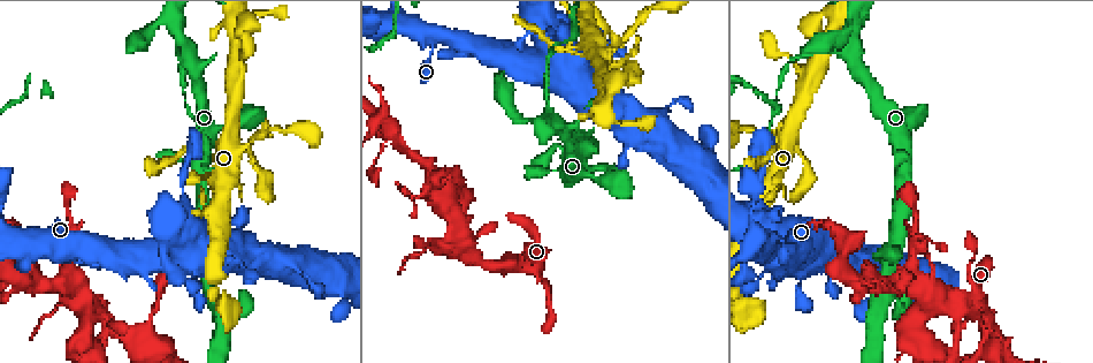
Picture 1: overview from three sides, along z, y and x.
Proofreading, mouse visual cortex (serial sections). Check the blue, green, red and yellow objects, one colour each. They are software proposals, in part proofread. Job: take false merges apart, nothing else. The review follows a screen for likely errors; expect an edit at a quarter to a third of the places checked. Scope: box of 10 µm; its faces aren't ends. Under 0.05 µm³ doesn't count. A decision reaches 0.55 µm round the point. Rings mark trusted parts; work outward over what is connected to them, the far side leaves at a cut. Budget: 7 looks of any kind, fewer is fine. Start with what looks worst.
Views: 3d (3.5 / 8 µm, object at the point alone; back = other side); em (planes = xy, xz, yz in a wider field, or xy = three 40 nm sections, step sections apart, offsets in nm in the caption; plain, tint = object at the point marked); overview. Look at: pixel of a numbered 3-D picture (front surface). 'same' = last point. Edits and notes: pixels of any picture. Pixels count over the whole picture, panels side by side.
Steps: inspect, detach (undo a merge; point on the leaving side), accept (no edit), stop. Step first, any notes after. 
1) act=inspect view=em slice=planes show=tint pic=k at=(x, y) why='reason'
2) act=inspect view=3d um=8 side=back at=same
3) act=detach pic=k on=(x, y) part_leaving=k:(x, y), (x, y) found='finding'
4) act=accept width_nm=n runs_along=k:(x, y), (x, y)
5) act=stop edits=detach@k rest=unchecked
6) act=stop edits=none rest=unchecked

act=inspect view=3d um=3.5 pic=1 at=(514, 262) why='narrows sharply'

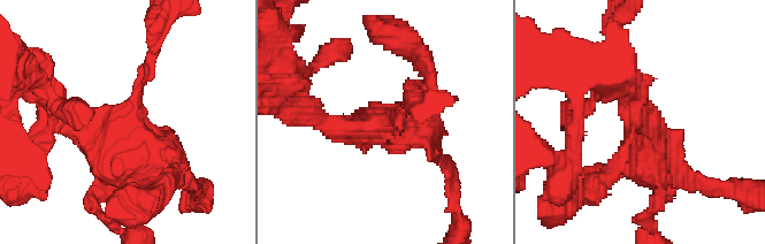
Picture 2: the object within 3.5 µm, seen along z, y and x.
act=inspect view=em slice=xy step=5 show=tint pic=2 at=(389, 121) why='now the EM'

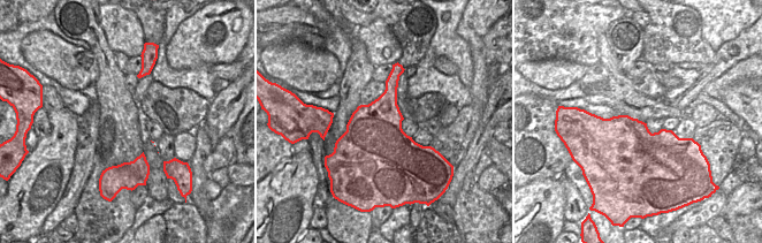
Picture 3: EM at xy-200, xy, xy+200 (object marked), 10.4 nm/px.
act=inspect view=em slice=planes show=tint at=same

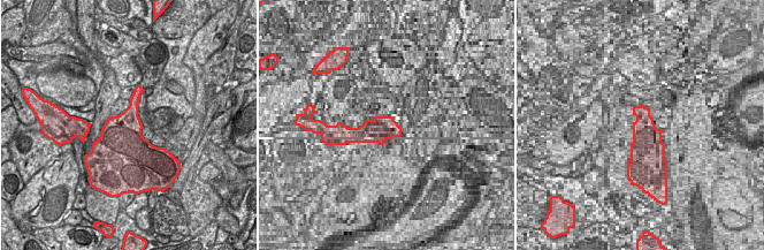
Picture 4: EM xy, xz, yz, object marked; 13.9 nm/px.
act=accept runs_along=2:(158, 42), (115, 120), (62, 109) found='continuous, no second cell'

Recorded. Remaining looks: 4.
act=inspect view=3d um=8 pic=1 at=(551, 119) why='a fork'

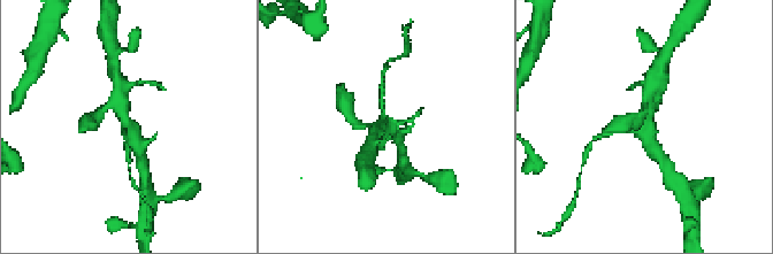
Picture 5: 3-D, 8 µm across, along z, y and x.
act=inspect view=em slice=xy step=1 show=tint at=same why='now the EM'

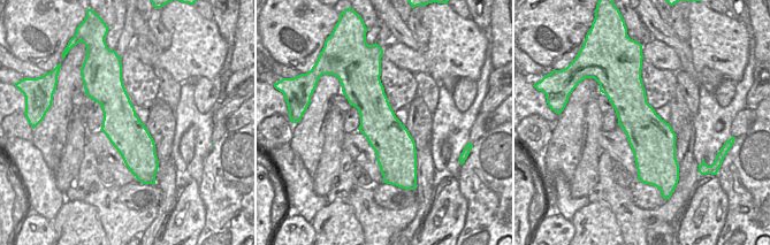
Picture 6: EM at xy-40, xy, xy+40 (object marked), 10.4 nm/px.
act=detach pic=5 on=(382, 89) arm_widths_nm=150,350,350 part_leaving=5:(382, 109), (382, 71), (385, 69) found='two cells meet here'

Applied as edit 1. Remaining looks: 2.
act=stop edits=detach@5 rest=unchecked

